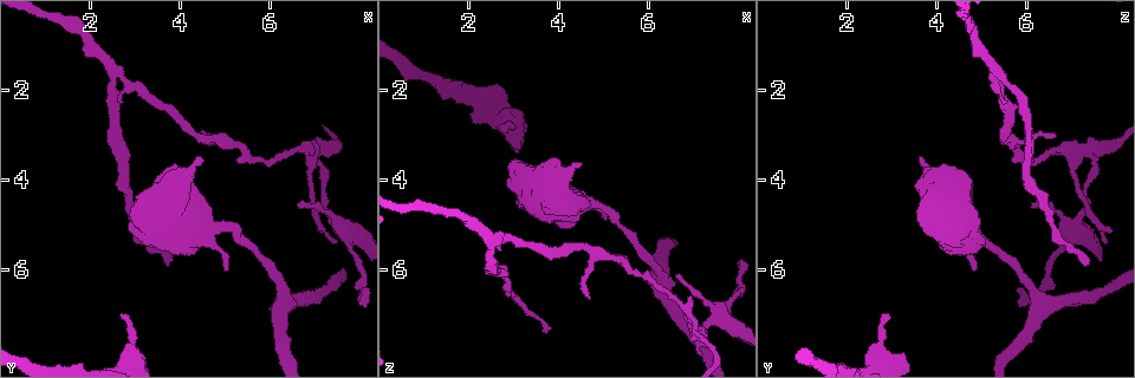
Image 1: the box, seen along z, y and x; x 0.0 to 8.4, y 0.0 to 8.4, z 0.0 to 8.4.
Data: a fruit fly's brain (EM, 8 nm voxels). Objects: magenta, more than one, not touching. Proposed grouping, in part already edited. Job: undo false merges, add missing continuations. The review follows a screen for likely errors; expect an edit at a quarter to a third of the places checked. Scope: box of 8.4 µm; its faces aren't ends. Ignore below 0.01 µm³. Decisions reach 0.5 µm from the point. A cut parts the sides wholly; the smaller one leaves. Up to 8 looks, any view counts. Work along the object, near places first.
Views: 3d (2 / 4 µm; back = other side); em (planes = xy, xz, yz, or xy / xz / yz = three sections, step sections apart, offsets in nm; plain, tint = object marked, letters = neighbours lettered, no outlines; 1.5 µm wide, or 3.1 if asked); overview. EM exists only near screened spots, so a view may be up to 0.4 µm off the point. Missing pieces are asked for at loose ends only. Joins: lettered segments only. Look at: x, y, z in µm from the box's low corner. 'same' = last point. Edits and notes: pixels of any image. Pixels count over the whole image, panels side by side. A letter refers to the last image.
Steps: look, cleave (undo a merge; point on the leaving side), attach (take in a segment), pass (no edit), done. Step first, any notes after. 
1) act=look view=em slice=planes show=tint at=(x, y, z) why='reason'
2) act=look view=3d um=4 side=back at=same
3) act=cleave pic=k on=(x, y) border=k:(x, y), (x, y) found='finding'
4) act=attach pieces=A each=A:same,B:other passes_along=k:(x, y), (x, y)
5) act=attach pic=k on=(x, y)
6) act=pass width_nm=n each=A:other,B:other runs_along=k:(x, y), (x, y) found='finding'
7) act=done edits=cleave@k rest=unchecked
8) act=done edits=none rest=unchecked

act=look view=3d um=2 at=(5.10, 6.00, 4.90) why='thin end'

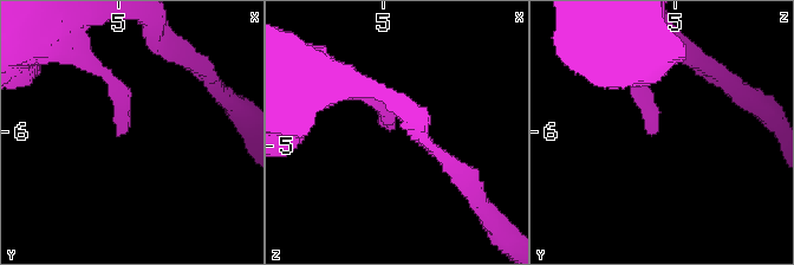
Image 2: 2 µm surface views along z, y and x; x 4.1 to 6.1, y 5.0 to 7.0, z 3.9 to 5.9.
act=look view=em slice=planes show=tint at=(5.06, 5.98, 4.86) why='need the tissue'

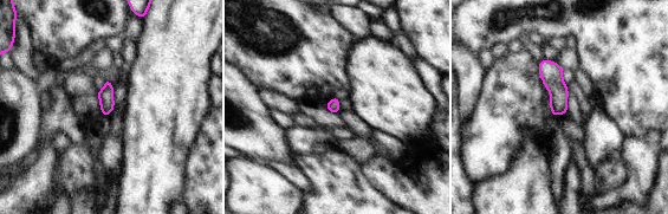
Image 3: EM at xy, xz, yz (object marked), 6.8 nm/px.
act=look view=em slice=planes show=letters at=same

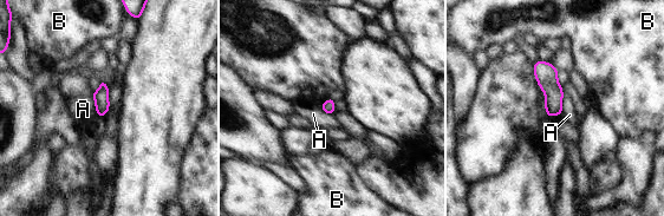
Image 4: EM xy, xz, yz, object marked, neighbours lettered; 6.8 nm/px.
act=pass each=A:other,B:other found='no lettered segment goes on from it'

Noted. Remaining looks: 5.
act=look view=em slice=planes show=tint at=(3.75, 3.80, 4.50) why='thick end'

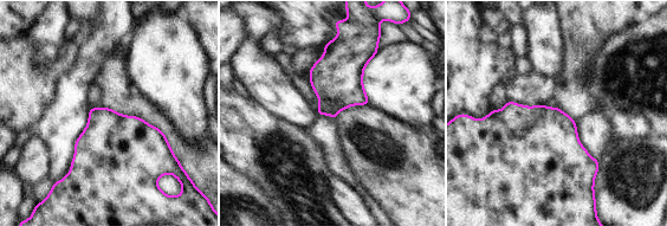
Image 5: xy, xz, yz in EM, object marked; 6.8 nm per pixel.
act=look view=em slice=planes show=letters at=same

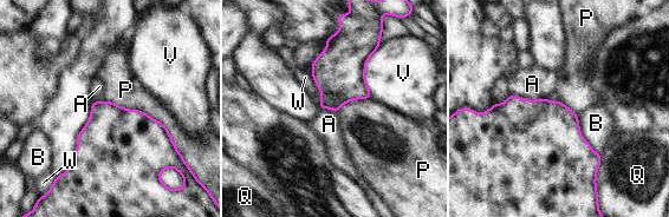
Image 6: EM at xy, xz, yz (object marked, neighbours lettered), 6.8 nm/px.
act=pass longest_contact=P:500nm each=A:other,B:other,P:other,Q:other,V:other,W:other found='none of them fits'

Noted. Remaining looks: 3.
act=look view=3d um=4 at=(2.75, 7.00, 2.90) why='an open end'

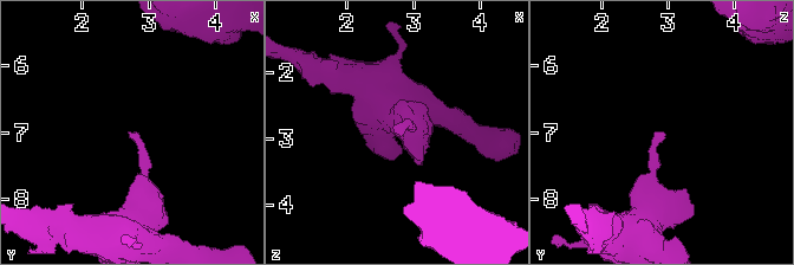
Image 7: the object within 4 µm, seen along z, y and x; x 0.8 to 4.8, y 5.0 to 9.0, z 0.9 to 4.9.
act=look view=em slice=planes show=letters at=(2.75, 6.95, 2.90)

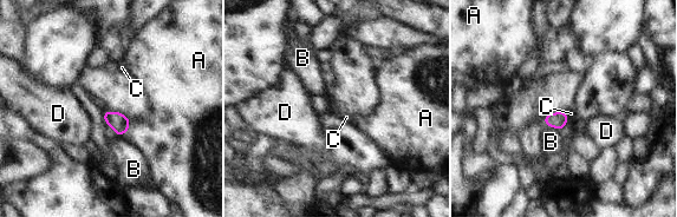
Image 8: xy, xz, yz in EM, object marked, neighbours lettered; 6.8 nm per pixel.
act=attach pieces=C each=A:other,B:other,C:same,D:other passes_along=8:(558, 120), (566, 118), (571, 113) found='the neuron continues'

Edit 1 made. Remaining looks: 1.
act=done edits=attach@8 rest=unchecked

